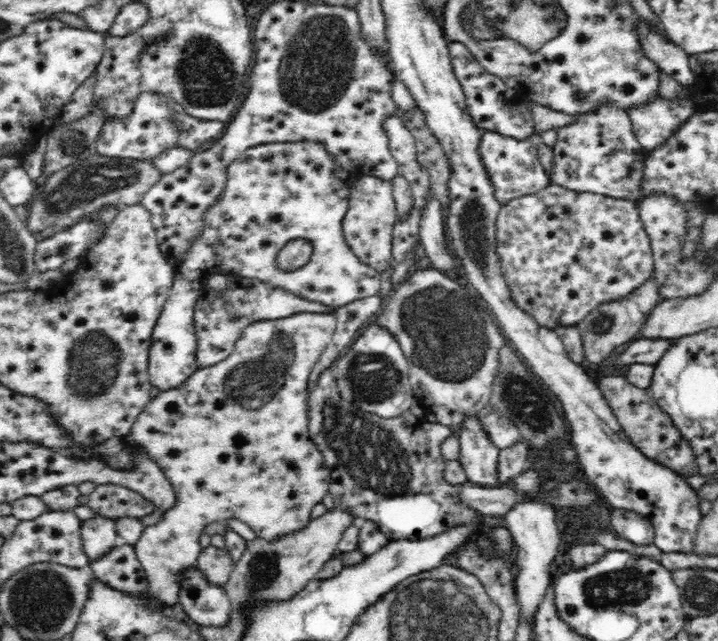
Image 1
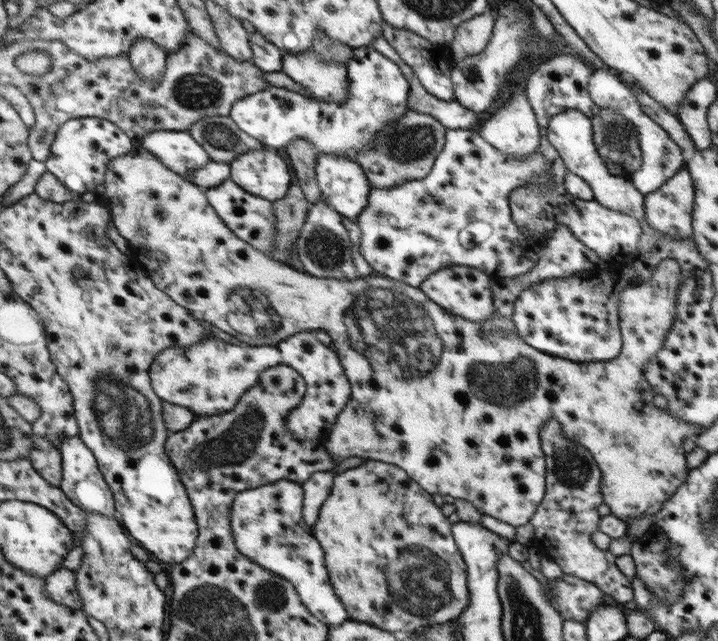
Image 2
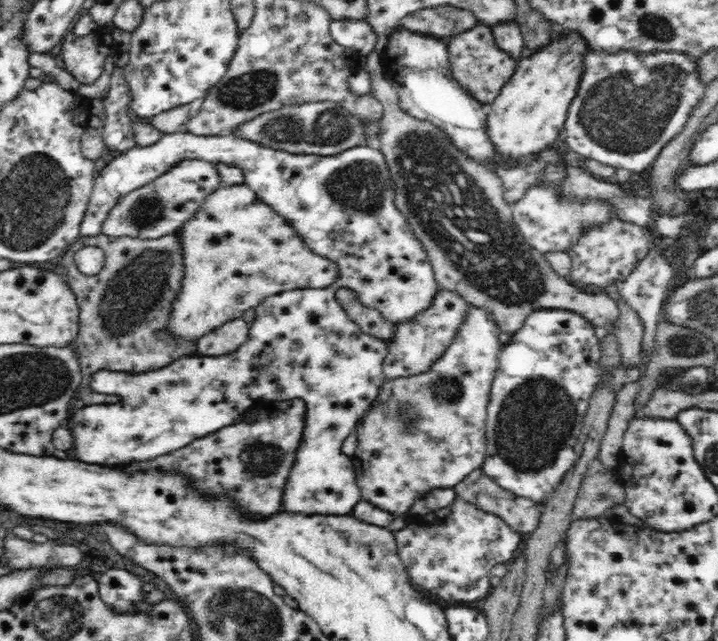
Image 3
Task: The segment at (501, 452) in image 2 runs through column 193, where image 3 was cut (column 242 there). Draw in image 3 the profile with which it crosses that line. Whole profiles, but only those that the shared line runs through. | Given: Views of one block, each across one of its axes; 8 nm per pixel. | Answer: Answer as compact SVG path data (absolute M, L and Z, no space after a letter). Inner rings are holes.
M245 182L234 183L233 185L222 184L221 187L214 189L209 195L206 195L197 212L194 212L194 214L190 216L189 219L186 219L182 226L180 226L178 230L178 246L181 247L183 277L179 292L175 294L171 302L171 313L167 318L167 330L169 330L171 340L190 341L191 344L195 344L199 339L202 339L202 336L212 332L226 321L230 321L235 317L244 316L246 310L252 307L256 308L264 299L268 299L269 296L298 288L328 288L328 286L334 284L336 278L338 278L338 263L332 259L328 259L326 256L318 255L318 252L312 251L312 249L306 245L306 240L298 235L293 224L290 224L289 220L286 220L285 216L280 215L278 211L274 211L270 205L264 203L264 201L258 197L257 192L254 192L253 189L248 187Z

